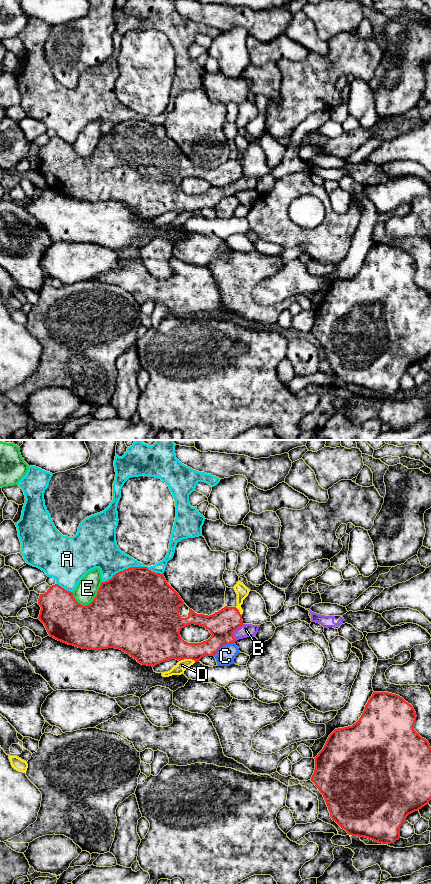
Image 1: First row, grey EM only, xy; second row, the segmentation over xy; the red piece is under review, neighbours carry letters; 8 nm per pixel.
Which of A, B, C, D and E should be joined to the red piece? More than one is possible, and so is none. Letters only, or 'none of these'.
B

